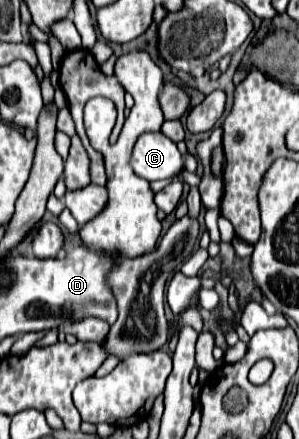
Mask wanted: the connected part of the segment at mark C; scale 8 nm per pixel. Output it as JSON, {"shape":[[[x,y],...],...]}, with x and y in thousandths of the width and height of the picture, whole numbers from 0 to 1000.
{"shape":[[[495,301],[462,314],[435,374],[468,405],[508,415],[589,405],[615,383],[615,360],[562,310],[542,301]]]}

